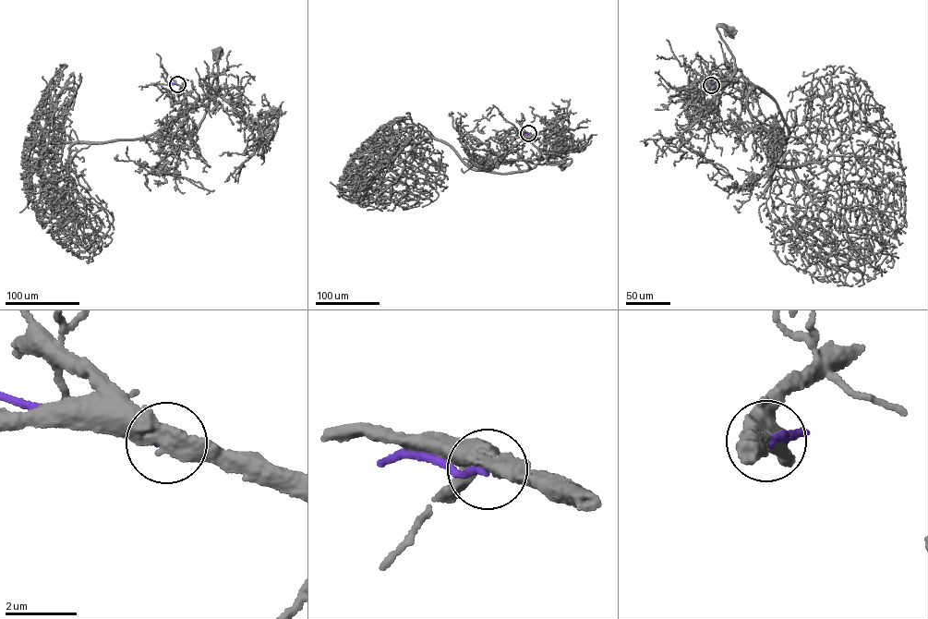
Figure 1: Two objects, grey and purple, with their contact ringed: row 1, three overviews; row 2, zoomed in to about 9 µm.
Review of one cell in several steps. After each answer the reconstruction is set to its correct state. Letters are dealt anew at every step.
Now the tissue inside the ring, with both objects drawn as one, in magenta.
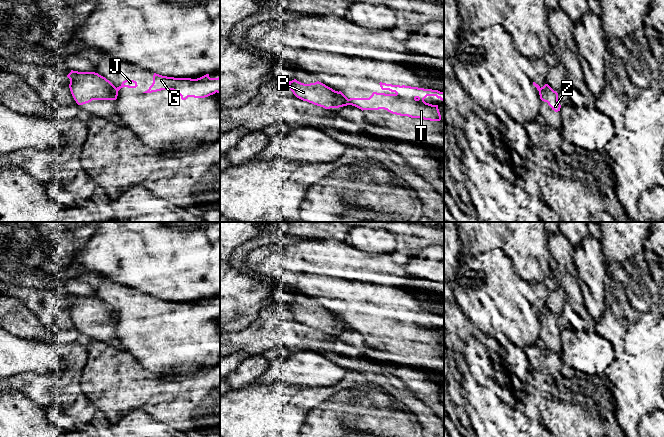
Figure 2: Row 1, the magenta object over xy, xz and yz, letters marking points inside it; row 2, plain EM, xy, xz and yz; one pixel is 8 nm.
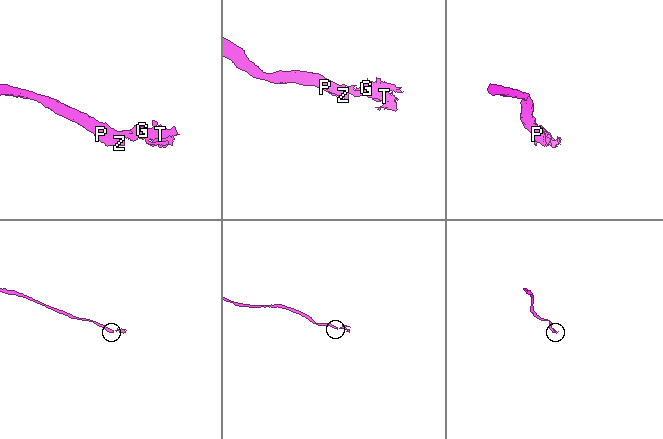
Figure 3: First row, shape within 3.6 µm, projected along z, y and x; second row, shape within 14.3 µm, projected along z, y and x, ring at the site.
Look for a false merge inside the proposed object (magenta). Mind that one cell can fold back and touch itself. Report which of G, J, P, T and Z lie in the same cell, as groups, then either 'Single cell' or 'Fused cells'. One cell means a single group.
Groups: G J T / P Z. Fused cells

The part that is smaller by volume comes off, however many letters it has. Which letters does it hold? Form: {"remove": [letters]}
{"remove": ["G", "J", "T"]}

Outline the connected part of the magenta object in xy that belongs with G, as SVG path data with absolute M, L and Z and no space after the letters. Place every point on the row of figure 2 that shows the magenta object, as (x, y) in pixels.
M154 73L152 85L143 93L161 90L173 90L181 96L182 100L188 97L205 98L216 92L220 94L220 77L210 78L209 74L206 74L197 79L174 78Z

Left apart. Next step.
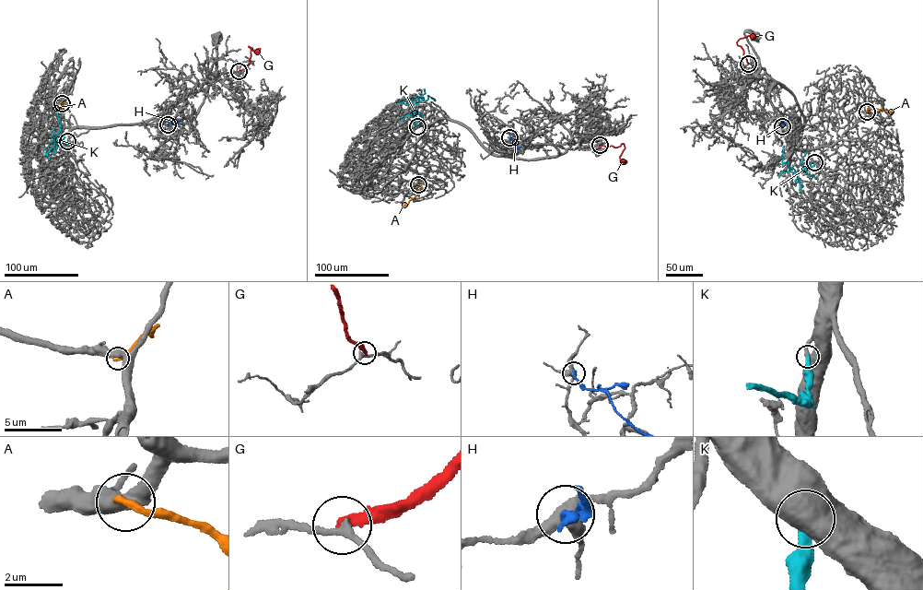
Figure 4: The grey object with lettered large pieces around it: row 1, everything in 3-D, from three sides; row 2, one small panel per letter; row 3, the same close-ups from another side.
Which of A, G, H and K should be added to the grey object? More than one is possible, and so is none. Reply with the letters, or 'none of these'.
K

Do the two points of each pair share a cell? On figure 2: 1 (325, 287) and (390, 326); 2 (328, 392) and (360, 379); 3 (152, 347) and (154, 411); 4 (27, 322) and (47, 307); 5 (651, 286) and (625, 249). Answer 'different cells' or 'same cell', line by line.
1: same cell
2: same cell
3: different cells
4: different cells
5: different cells

